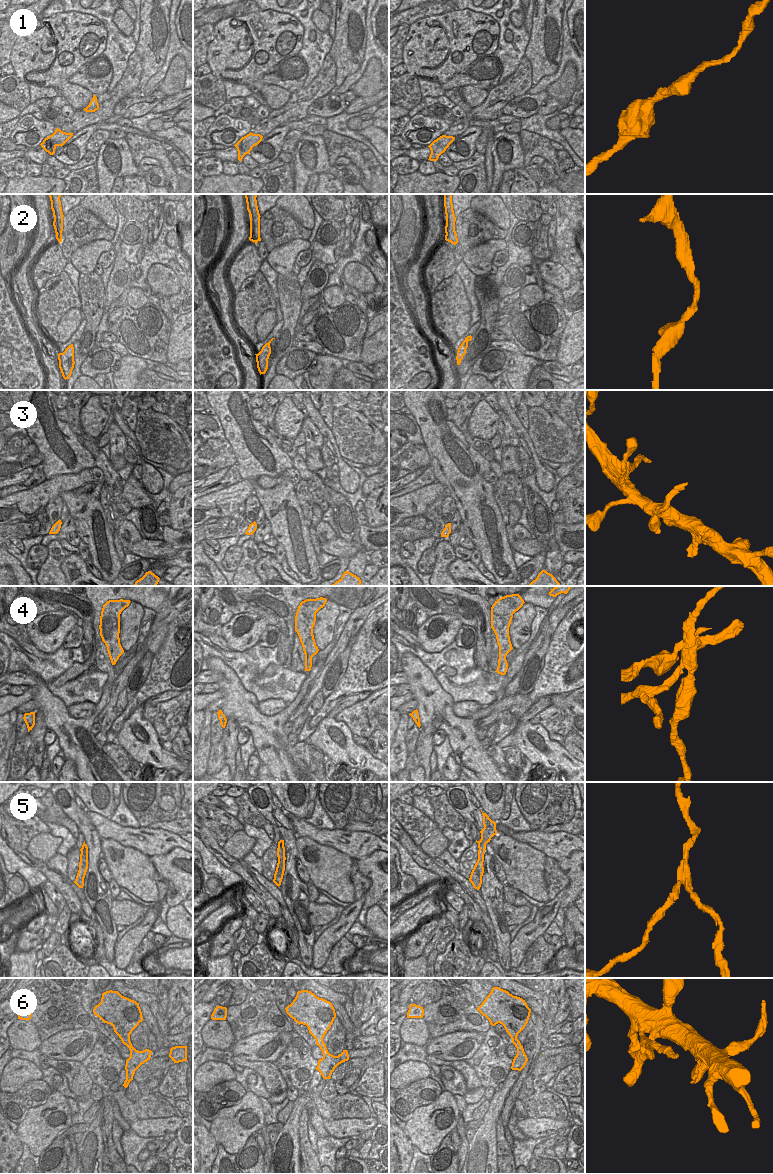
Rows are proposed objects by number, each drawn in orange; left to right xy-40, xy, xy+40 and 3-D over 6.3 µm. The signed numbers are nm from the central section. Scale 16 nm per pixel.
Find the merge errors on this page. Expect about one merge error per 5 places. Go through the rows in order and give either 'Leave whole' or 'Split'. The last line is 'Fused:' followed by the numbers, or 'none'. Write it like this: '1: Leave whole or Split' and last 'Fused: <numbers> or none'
1: Leave whole
2: Leave whole
3: Leave whole
4: Split
5: Split
6: Split
Fused: 4, 5, 6

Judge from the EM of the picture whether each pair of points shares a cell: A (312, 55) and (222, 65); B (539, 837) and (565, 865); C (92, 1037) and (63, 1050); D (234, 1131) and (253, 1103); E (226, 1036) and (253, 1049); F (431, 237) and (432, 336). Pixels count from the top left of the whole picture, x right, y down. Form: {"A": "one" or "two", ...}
{"A": "two", "B": "two", "C": "one", "D": "one", "E": "two", "F": "one"}

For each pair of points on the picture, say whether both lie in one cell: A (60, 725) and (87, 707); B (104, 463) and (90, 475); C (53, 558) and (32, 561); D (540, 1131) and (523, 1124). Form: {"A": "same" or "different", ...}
{"A": "different", "B": "different", "C": "different", "D": "same"}

